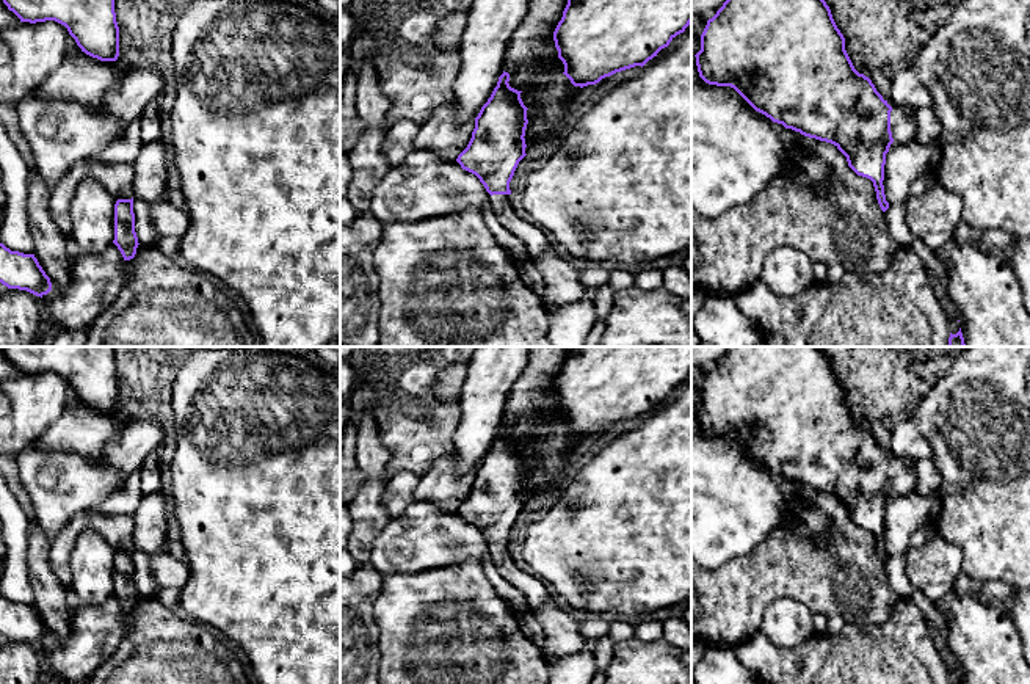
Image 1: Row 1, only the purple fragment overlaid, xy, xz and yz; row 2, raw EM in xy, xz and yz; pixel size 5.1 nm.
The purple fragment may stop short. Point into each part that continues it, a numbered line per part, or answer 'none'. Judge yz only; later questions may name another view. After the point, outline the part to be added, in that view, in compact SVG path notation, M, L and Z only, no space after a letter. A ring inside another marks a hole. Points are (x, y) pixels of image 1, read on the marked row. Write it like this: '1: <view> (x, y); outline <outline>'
1: yz (903, 127); outline M894 107L890 111L890 132L895 143L909 143L914 140L917 126L914 122L912 107Z

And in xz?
1: xz (536, 240); outline M492 195L489 201L500 224L525 243L530 259L539 257L552 246L542 229L516 215L511 195Z

